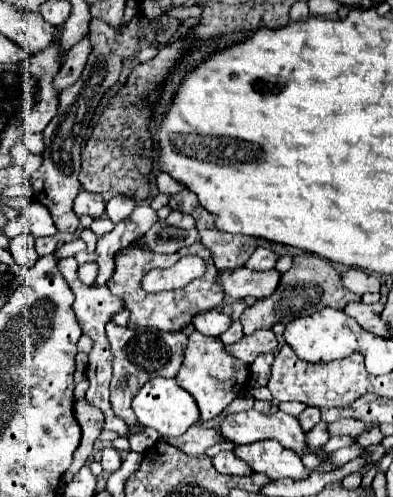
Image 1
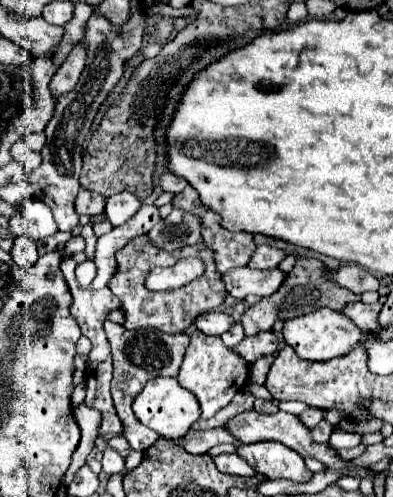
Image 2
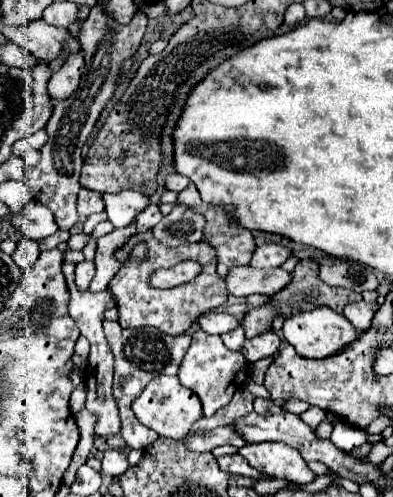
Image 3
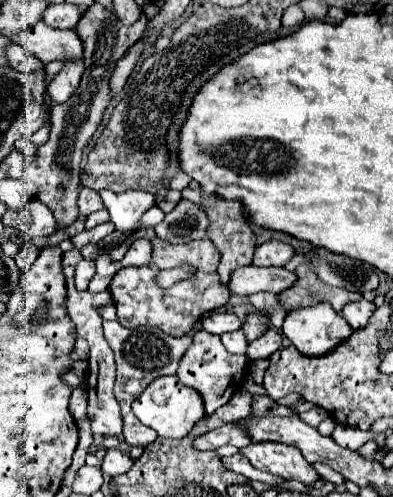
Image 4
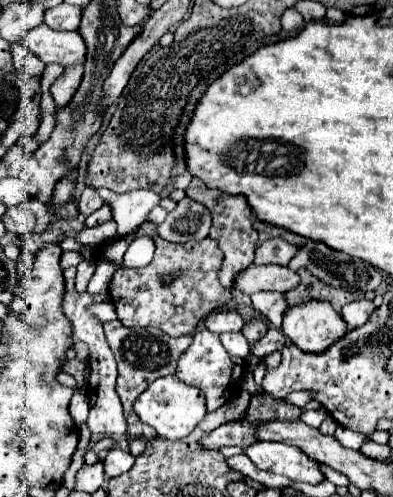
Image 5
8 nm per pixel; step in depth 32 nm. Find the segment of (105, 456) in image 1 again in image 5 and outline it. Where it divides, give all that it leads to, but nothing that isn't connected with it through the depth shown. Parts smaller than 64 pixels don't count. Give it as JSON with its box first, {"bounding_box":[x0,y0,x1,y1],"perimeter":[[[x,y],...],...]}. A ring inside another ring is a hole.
{"bounding_box":[104,448,136,478],"perimeter":[[[112,448],[104,460],[104,472],[108,478],[116,478],[124,472],[128,472],[134,464],[136,456],[132,456],[130,452],[126,450],[120,450],[120,448]]]}

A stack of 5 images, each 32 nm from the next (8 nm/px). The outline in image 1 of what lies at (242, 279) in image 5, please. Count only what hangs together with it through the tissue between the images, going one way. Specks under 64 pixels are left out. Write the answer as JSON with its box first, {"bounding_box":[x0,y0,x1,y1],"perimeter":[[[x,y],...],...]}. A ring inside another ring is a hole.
{"bounding_box":[218,268,280,298],"perimeter":[[[234,268],[226,270],[218,276],[218,280],[224,286],[224,292],[230,294],[232,298],[266,298],[276,290],[276,284],[280,282],[280,272],[278,270],[268,270],[268,272],[252,272],[248,268]]]}

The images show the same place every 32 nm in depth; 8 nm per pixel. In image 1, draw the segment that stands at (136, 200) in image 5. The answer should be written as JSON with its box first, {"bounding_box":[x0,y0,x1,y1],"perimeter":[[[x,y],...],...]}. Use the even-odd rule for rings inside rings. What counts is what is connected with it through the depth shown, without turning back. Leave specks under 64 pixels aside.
{"bounding_box":[105,194,138,224],"perimeter":[[[120,194],[120,196],[114,196],[114,198],[108,200],[105,213],[114,224],[118,224],[118,222],[126,220],[126,218],[134,212],[136,206],[138,206],[138,204],[136,204],[134,198],[130,198],[130,196],[126,196],[126,194]]]}

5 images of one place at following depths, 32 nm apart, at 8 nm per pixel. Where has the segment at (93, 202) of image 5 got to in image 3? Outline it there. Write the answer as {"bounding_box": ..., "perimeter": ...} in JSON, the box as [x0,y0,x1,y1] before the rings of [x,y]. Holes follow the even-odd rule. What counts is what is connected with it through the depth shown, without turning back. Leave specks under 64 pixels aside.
{"bounding_box":[78,188,104,216],"perimeter":[[[82,188],[80,194],[78,194],[78,212],[84,214],[84,216],[90,216],[94,212],[102,212],[104,210],[104,202],[102,202],[102,196],[92,192],[92,190],[86,190]]]}

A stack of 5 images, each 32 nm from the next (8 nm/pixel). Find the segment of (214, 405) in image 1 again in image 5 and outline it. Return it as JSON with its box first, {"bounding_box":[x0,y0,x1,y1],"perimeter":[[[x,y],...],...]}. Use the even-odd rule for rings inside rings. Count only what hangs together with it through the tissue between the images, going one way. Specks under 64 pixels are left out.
{"bounding_box":[176,328,246,412],"perimeter":[[[200,328],[196,334],[194,334],[194,342],[190,344],[190,348],[180,356],[178,360],[178,368],[176,368],[176,376],[188,384],[188,386],[196,386],[200,390],[204,390],[206,394],[206,408],[208,412],[220,408],[224,402],[228,402],[232,398],[232,392],[236,392],[236,388],[240,386],[240,380],[246,372],[246,362],[244,358],[234,358],[230,356],[218,334],[214,332],[208,332],[206,328]]]}

